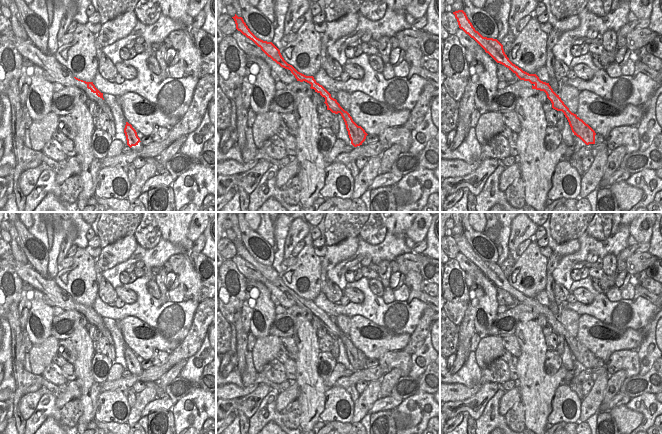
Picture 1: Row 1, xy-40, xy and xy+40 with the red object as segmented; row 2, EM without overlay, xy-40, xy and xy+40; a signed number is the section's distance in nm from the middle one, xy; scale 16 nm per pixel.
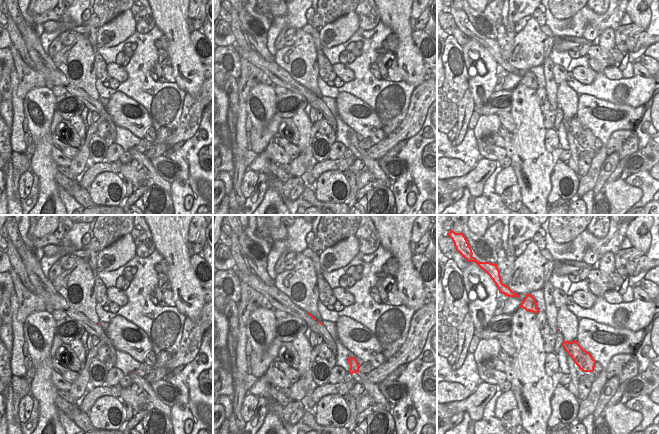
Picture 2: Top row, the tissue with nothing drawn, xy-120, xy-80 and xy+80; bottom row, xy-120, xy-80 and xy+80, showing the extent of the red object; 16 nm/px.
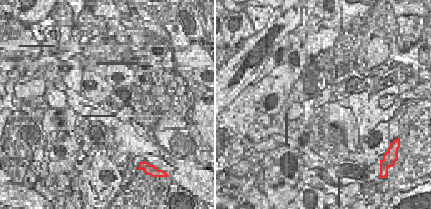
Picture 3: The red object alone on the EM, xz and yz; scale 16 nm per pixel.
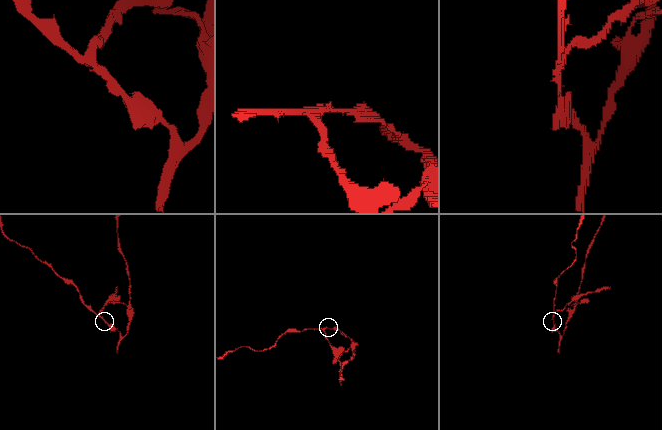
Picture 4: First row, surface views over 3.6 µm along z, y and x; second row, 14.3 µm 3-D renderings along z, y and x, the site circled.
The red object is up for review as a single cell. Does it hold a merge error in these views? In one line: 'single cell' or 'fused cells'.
fused cells

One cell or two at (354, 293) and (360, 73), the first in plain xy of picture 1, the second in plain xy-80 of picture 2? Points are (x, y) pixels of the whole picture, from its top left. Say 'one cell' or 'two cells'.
two cells

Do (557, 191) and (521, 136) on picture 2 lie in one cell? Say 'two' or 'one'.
two

